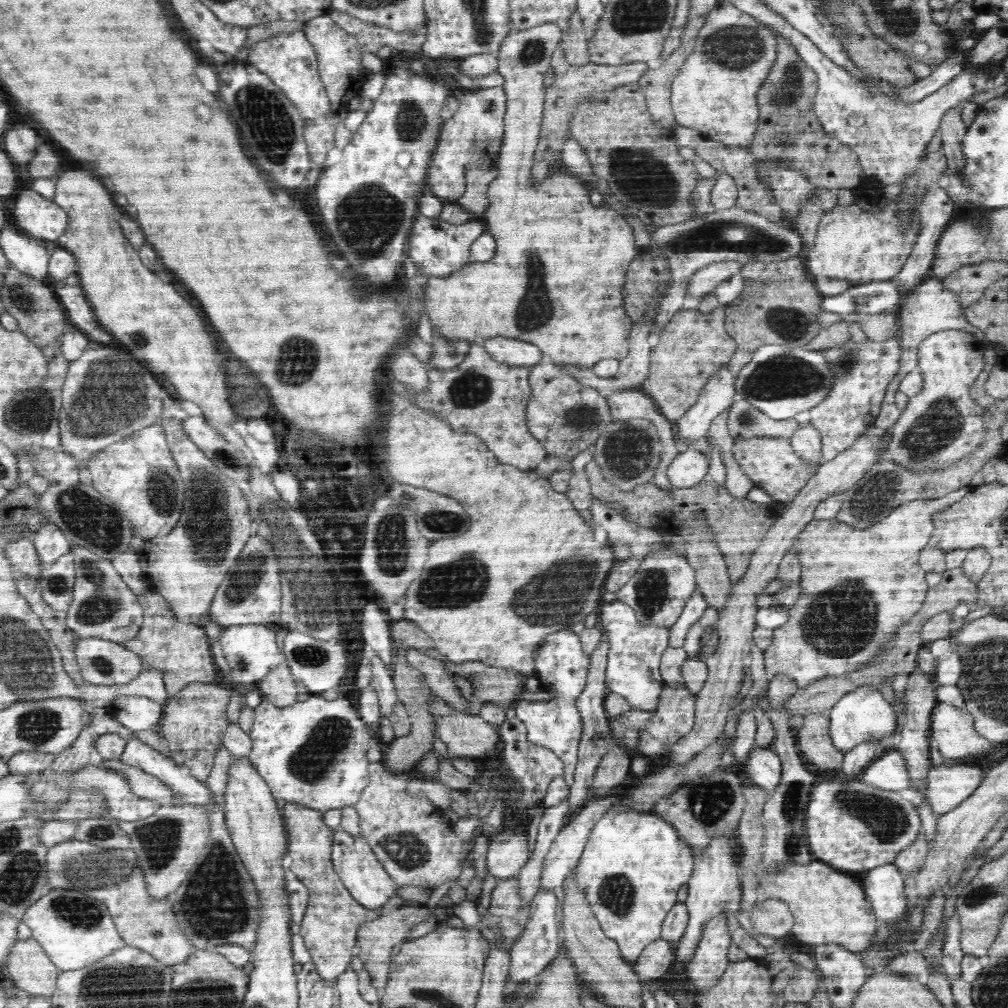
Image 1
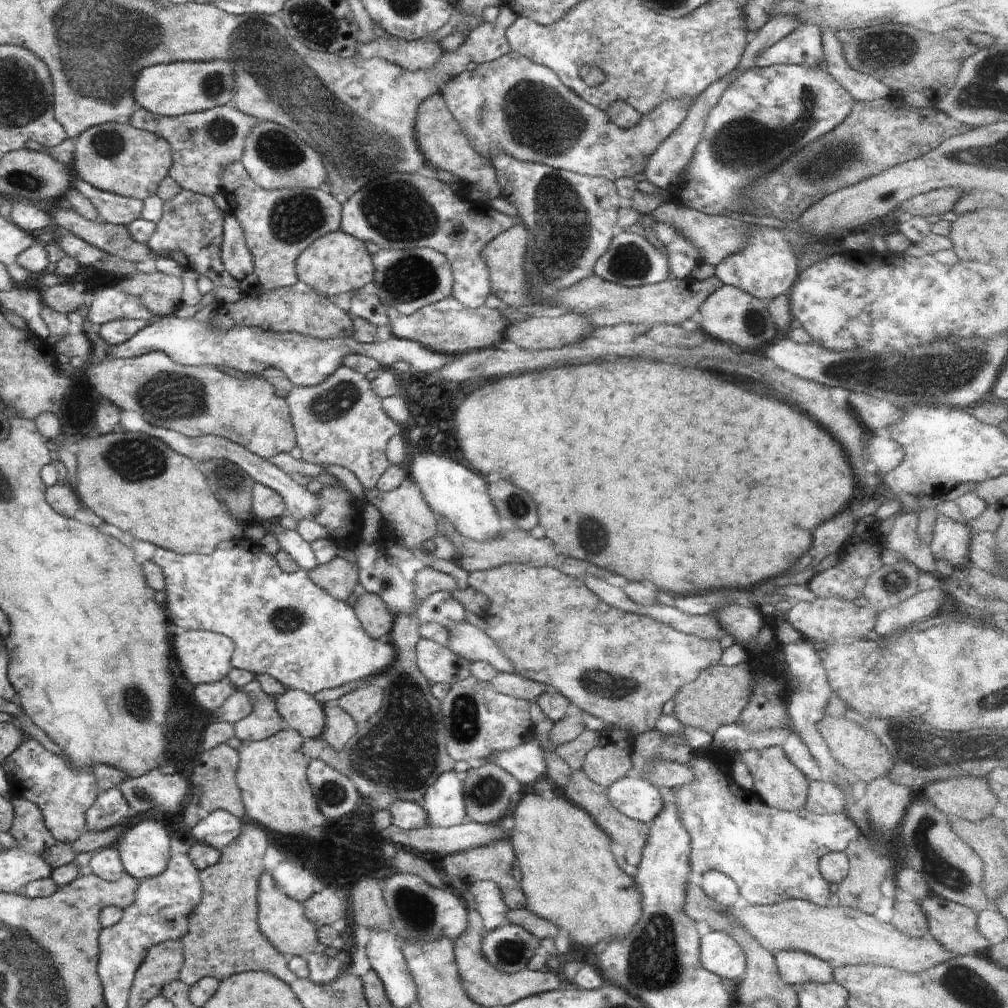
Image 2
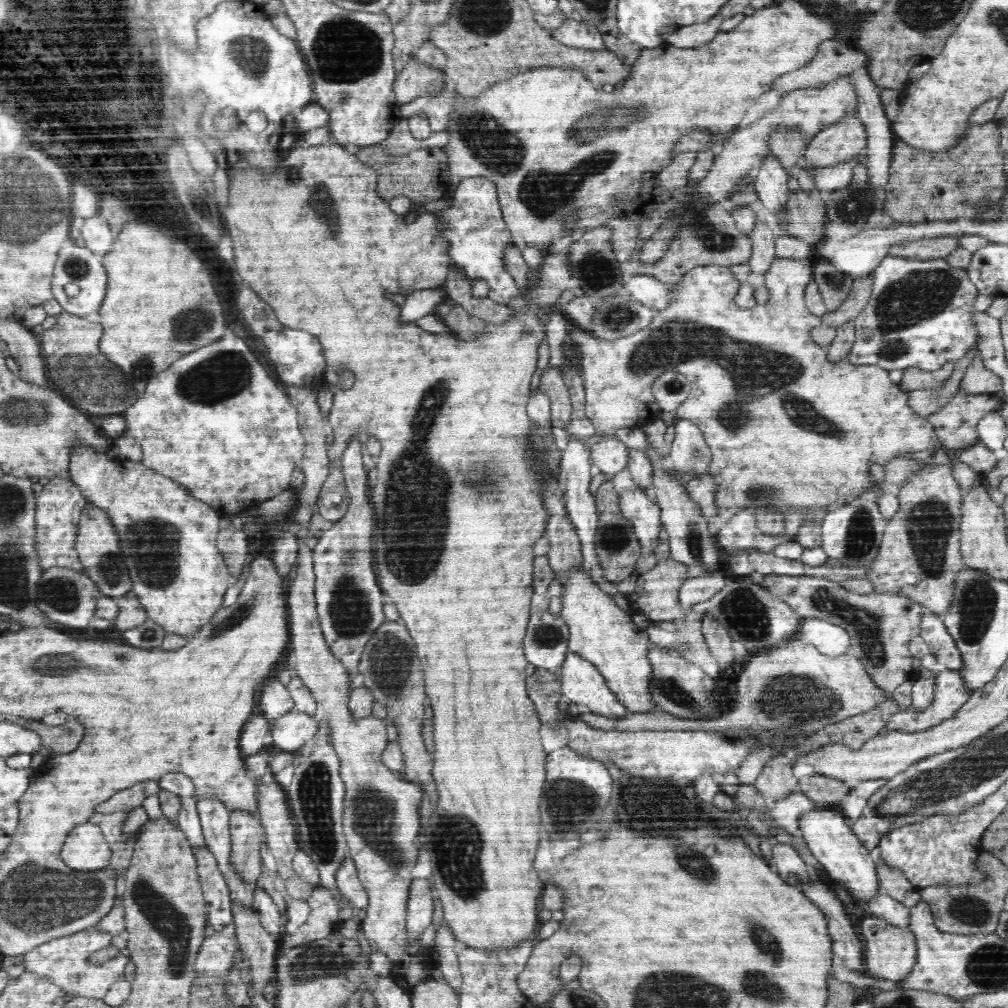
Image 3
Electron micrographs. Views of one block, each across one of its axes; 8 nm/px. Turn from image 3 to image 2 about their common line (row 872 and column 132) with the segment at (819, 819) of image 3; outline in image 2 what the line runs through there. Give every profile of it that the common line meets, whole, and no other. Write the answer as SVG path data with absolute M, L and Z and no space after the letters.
M142 820L133 822L120 834L116 850L125 873L142 881L166 870L171 839L165 826L158 820Z

